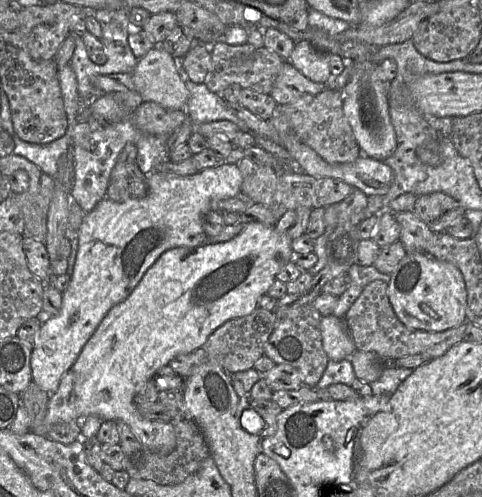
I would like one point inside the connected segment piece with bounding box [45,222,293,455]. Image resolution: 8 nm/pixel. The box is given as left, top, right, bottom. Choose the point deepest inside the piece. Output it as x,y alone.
189,292

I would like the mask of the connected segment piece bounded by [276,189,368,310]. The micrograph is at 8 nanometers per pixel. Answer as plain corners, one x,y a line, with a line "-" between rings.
355,189
344,200
335,203
337,212
338,224
329,236
326,244
327,263
315,276
311,285
300,294
286,294
284,297
277,300
276,310
287,308
290,306
299,306
303,304
312,304
315,298
322,294
322,287
330,280
338,277
343,273
347,273
348,269
355,263
357,258
358,246
360,243
359,224
360,213
366,208
368,201
367,195
360,189

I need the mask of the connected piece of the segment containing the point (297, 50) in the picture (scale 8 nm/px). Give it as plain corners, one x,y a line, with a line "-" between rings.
295,42
294,49
287,62
290,62
301,74
313,82
328,83
332,74
329,68
330,54
314,48
310,42

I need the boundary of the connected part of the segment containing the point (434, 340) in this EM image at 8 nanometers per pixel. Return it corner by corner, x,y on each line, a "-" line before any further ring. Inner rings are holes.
375,280
367,284
345,315
345,322
357,351
373,352
390,363
405,356
422,354
429,360
444,355
464,339
466,322
442,332
407,328
396,316
387,294
387,283

